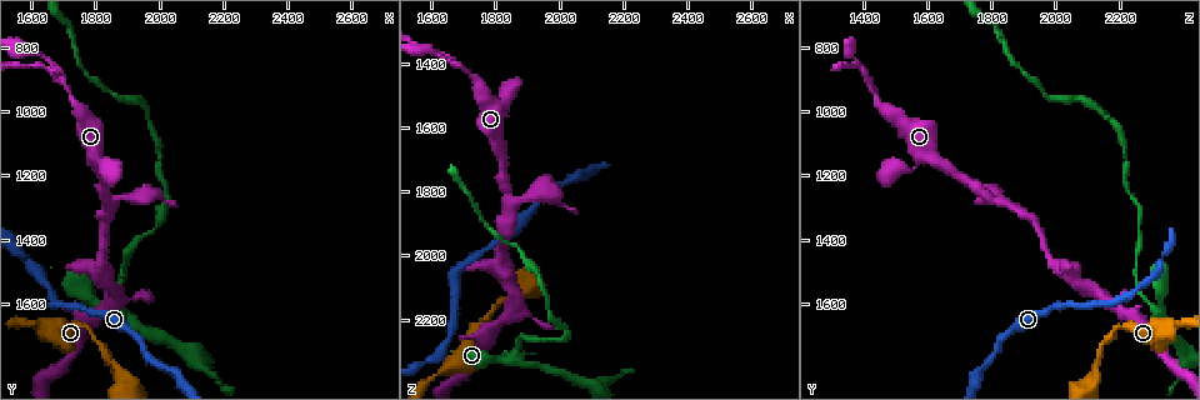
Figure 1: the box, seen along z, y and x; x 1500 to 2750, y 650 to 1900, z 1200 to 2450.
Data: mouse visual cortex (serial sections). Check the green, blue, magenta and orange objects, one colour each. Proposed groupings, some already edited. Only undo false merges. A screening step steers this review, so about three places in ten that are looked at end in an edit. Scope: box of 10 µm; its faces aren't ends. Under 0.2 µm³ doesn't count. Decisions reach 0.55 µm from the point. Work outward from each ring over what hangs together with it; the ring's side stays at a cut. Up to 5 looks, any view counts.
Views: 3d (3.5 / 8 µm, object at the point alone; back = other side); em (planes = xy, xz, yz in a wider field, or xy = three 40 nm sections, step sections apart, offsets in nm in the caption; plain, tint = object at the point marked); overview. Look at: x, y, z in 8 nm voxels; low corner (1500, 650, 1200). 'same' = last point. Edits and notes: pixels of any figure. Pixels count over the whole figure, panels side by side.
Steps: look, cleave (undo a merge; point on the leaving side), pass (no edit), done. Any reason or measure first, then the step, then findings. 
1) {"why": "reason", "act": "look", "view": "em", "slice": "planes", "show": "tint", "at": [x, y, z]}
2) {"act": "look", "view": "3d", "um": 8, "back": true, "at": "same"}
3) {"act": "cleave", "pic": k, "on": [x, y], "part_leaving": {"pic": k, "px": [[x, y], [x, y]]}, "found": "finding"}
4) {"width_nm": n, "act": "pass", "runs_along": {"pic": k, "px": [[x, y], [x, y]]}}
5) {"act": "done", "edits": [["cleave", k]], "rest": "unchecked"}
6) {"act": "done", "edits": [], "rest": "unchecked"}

{"why": "a fork", "act": "look", "view": "3d", "um": 8, "at": [1850, 1630, 2320]}

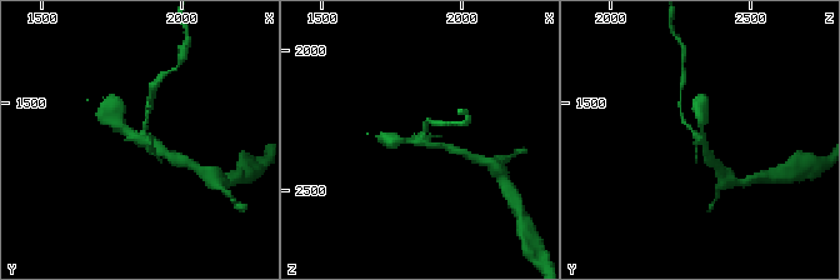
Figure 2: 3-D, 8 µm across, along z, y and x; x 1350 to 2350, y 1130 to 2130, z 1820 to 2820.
{"act": "look", "view": "em", "slice": "xy", "step": 3, "show": "tint", "at": "same"}

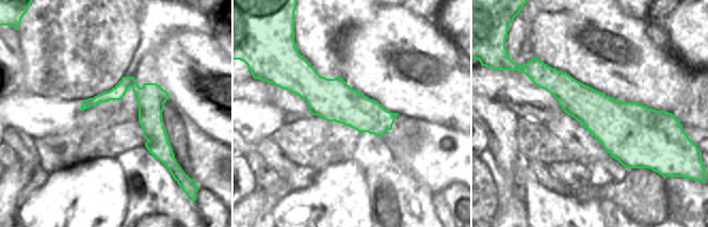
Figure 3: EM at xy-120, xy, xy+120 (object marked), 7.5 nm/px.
{"act": "cleave", "pic": 2, "on": [149, 106], "part_leaving": {"pic": 2, "px": [[141, 135], [151, 89]]}, "found": "a second cell is stuck on"}

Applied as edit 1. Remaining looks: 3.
{"why": "redraw", "act": "look", "view": "overview"}

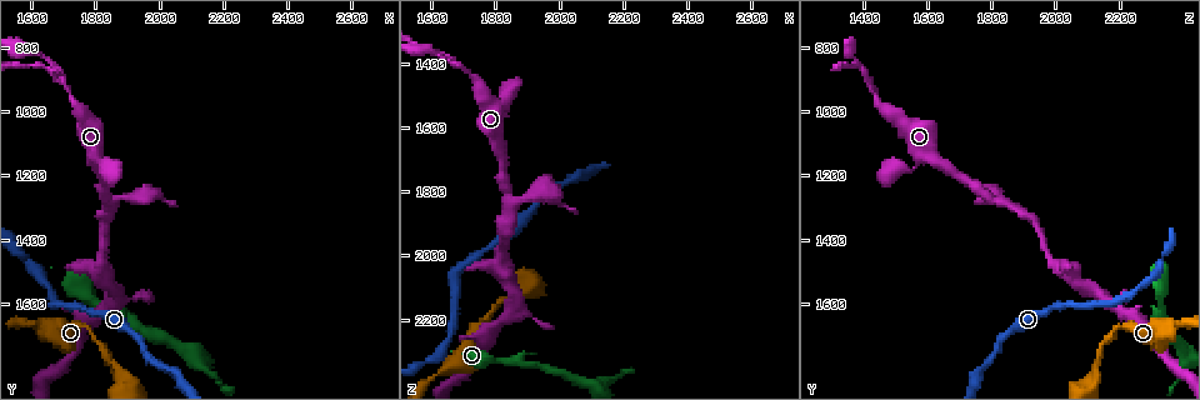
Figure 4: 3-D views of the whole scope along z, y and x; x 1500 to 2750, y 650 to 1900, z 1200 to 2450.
{"why": "branch point", "act": "look", "view": "em", "slice": "planes", "show": "tint", "at": [1680, 880, 1410]}

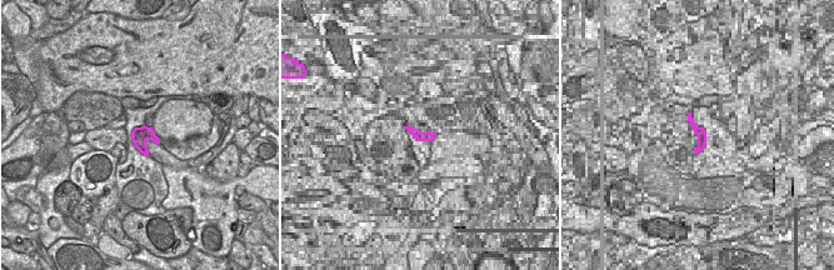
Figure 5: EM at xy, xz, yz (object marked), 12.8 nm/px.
{"why": "wider look", "act": "look", "view": "3d", "um": 3.5, "at": "same"}

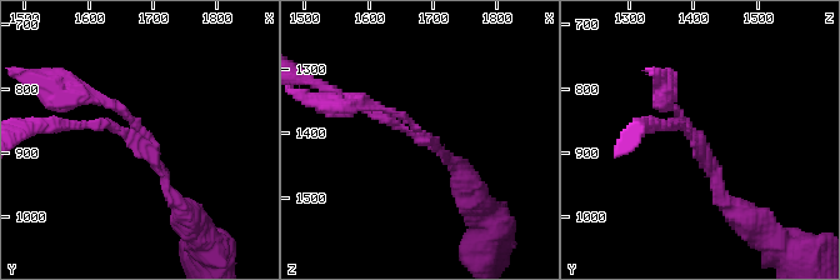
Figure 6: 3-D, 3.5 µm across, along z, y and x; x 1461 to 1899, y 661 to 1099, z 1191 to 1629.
{"width_nm": 220, "act": "pass", "runs_along": {"pic": 6, "px": [[176, 201], [134, 121], [80, 98]]}, "found": "all the same cell"}

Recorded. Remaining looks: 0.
{"act": "done", "edits": [["cleave", 2]], "rest": "unchecked"}

